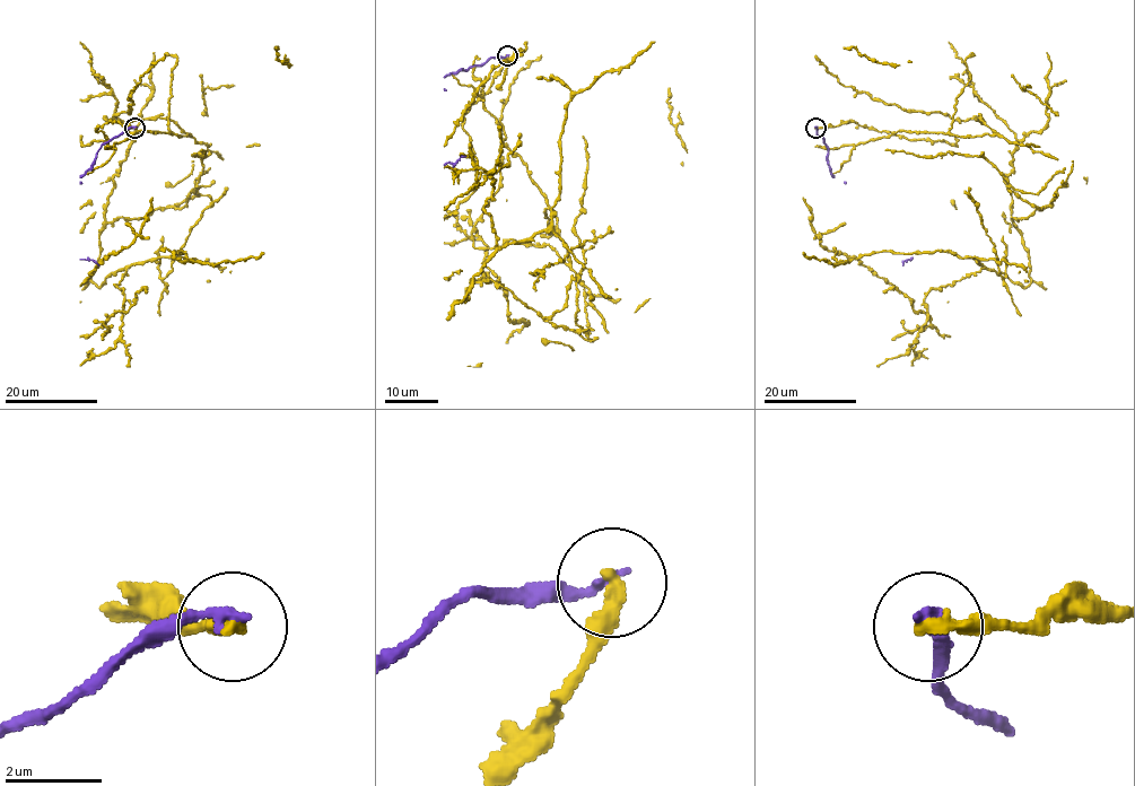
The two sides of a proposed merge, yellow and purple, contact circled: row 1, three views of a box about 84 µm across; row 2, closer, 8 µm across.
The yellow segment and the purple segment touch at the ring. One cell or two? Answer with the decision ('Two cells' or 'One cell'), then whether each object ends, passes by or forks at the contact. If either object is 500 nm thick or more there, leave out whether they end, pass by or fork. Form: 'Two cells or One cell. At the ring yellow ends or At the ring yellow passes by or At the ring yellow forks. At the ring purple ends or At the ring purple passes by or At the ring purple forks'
Two cells. At the ring yellow ends. At the ring purple ends

